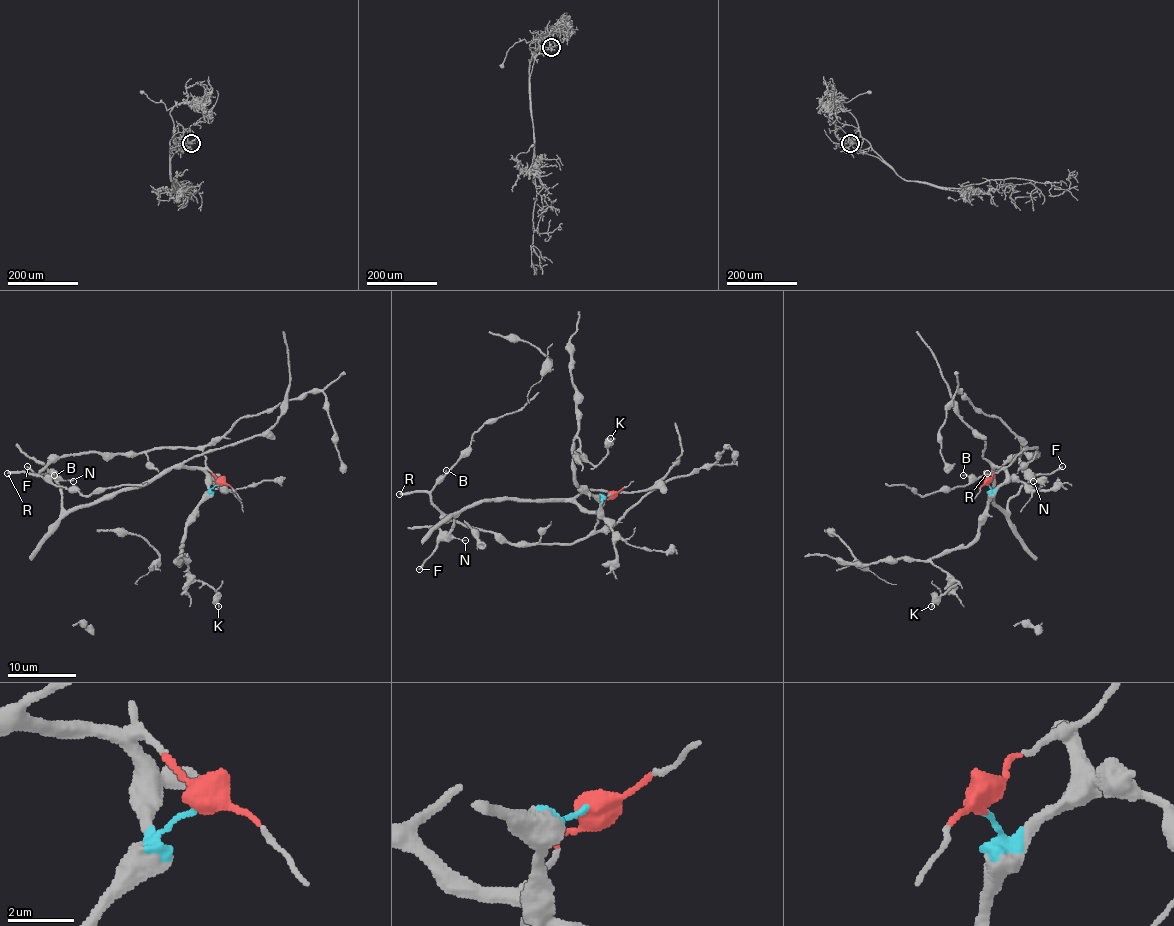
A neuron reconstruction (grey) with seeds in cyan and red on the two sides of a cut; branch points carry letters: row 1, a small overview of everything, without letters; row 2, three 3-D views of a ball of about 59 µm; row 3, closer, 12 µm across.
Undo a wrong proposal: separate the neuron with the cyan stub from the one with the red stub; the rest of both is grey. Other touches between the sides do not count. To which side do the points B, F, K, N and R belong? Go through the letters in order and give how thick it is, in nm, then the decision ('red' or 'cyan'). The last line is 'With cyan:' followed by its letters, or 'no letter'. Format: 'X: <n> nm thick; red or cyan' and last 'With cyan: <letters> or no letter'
B: 120 nm thick; red
F: 190 nm thick; cyan
K: 160 nm thick; cyan
N: 120 nm thick; cyan
R: 280 nm thick; red
With cyan: F, K, N

